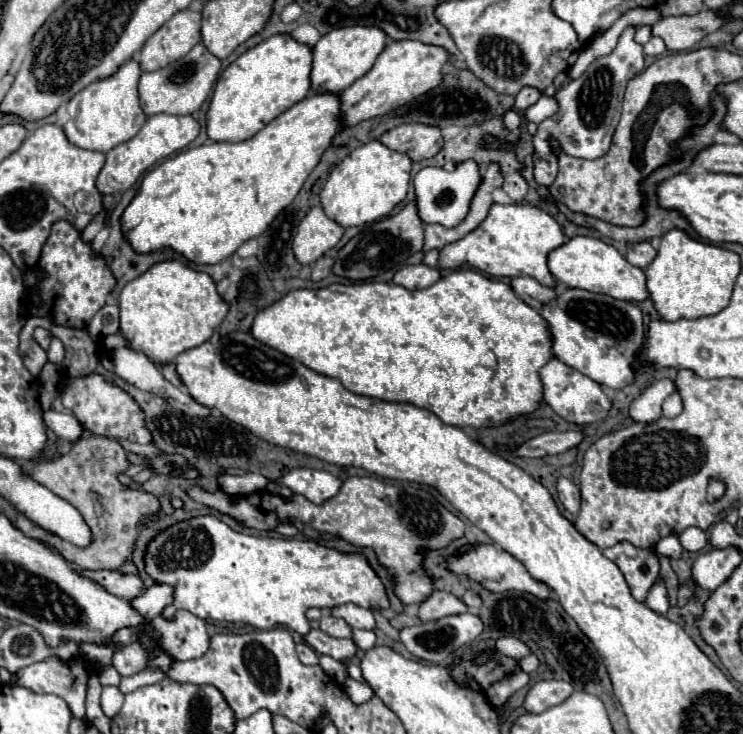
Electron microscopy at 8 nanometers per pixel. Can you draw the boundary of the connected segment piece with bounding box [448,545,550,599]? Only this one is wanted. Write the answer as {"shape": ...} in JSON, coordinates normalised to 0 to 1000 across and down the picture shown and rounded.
{"shape":[[[646,743],[646,745],[624,745],[619,759],[606,759],[603,762],[603,775],[608,775],[614,783],[633,783],[635,789],[646,792],[654,802],[670,808],[670,805],[684,805],[684,802],[705,802],[708,808],[716,808],[721,813],[740,813],[740,802],[738,797],[721,792],[713,786],[713,781],[705,775],[705,770],[700,770],[700,764],[694,764],[686,753],[681,751],[670,751],[665,743]]]}

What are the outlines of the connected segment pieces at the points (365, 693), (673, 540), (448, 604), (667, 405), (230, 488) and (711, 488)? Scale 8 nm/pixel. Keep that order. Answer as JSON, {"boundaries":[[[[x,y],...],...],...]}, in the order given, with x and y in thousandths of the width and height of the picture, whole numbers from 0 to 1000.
{"boundaries":[[[[471,922],[466,925],[463,939],[466,939],[468,950],[471,950],[479,960],[487,960],[487,958],[498,955],[501,947],[503,947],[503,941],[501,941],[495,933],[490,933],[490,931],[485,931],[485,928],[476,928],[476,925],[471,925]]],[[[902,729],[902,732],[891,734],[891,737],[883,743],[883,753],[896,756],[896,759],[904,759],[904,762],[915,762],[915,756],[918,756],[918,743],[915,743],[915,737],[913,737],[910,729]]],[[[584,805],[576,819],[565,822],[565,843],[568,846],[587,846],[603,838],[616,838],[616,835],[627,835],[630,827],[624,824],[622,816],[611,813],[608,808],[600,805]]],[[[907,533],[896,546],[894,546],[894,568],[910,568],[910,565],[915,565],[918,563],[918,541],[915,541],[915,535],[913,533]]],[[[296,644],[291,650],[291,658],[307,672],[307,674],[315,674],[315,677],[326,677],[326,674],[336,674],[342,669],[353,669],[358,666],[358,661],[363,658],[361,650],[355,647],[347,647],[347,644],[328,644],[328,647],[304,647],[304,644]]],[[[958,653],[956,658],[953,658],[953,683],[966,683],[972,674],[977,672],[977,663],[974,663],[974,658],[972,655],[966,655],[966,653]]]]}

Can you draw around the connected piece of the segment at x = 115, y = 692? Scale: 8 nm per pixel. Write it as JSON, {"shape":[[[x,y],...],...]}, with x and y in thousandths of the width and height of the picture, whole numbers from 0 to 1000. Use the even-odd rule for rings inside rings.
{"shape":[[[140,936],[135,958],[137,958],[140,974],[143,977],[153,977],[162,969],[164,958],[167,958],[167,947],[164,947],[164,941],[159,936]]]}

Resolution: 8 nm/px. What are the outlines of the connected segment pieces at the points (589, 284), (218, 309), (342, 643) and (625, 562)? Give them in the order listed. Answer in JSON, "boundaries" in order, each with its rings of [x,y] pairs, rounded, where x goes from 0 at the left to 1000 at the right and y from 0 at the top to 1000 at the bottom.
{"boundaries":[[[[775,320],[764,331],[740,342],[738,345],[738,366],[740,366],[743,377],[759,391],[786,394],[786,396],[797,396],[797,399],[813,399],[813,402],[821,402],[821,405],[837,407],[837,410],[867,410],[872,405],[867,369],[848,361],[829,342],[829,337],[824,337],[808,326],[799,326],[799,323]]],[[[242,356],[213,358],[194,377],[175,383],[162,399],[159,418],[164,459],[210,497],[231,495],[245,478],[277,467],[307,426],[307,416],[293,402],[285,377]]],[[[420,857],[409,873],[423,881],[431,892],[444,892],[455,901],[471,901],[479,890],[482,881],[476,879],[474,871],[452,871],[452,868],[441,868],[439,862],[433,862],[431,857]]],[[[845,737],[829,740],[810,751],[818,762],[824,762],[834,778],[843,786],[843,794],[848,800],[848,808],[856,819],[867,819],[872,811],[872,802],[886,789],[886,759],[878,751],[859,748],[848,743]]]]}

